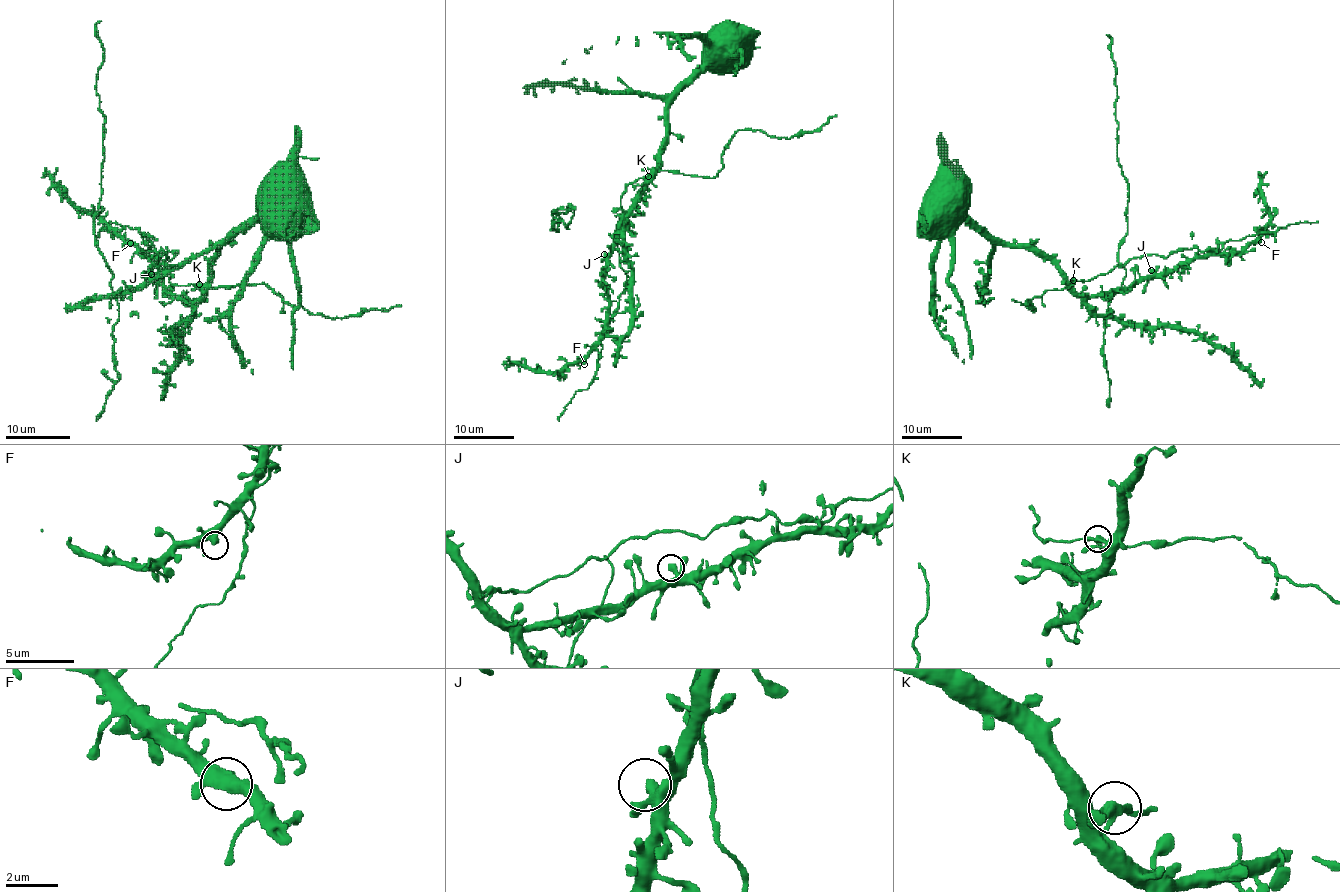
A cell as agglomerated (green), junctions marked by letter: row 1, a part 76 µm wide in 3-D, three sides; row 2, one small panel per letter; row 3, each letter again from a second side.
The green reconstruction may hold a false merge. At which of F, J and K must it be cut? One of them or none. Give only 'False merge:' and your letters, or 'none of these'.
False merge: none of these

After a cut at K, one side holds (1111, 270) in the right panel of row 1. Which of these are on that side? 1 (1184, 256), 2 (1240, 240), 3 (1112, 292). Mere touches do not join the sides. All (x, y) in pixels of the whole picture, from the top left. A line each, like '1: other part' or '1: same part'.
1: other part
2: same part
3: other part

